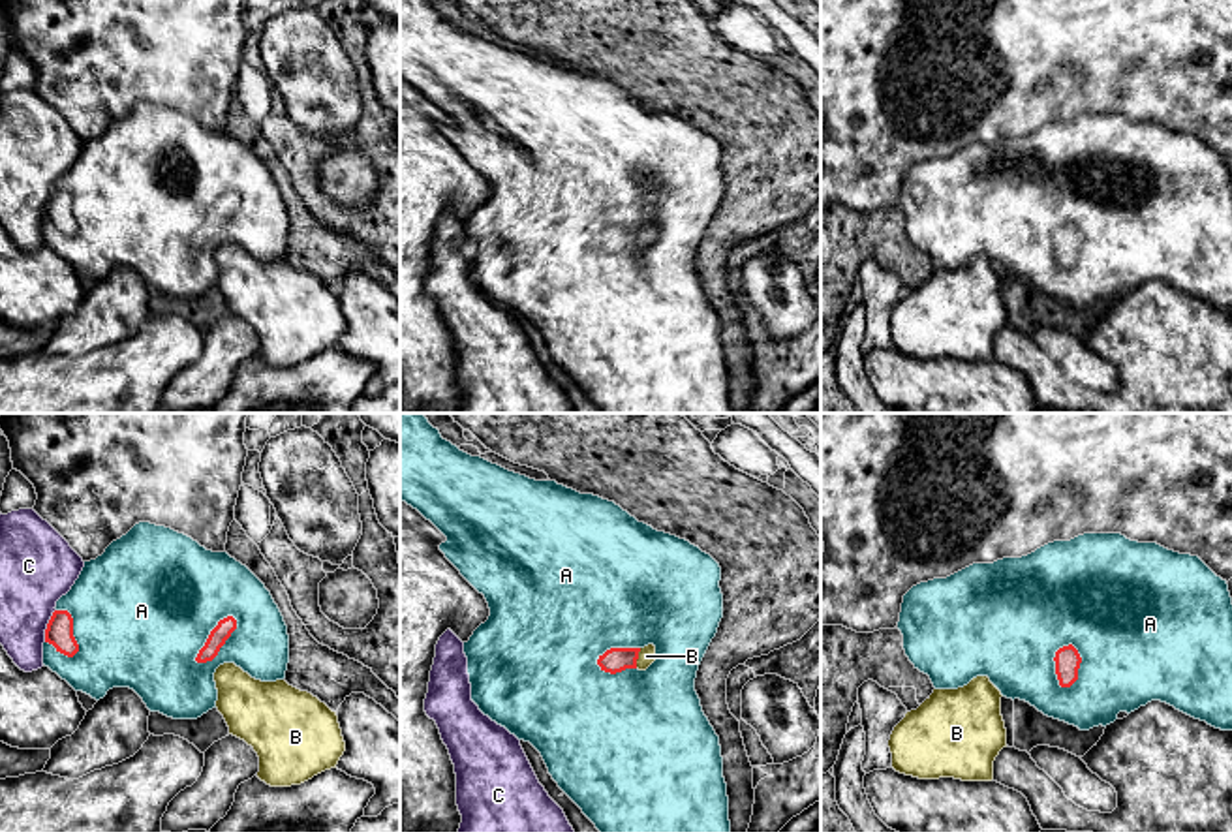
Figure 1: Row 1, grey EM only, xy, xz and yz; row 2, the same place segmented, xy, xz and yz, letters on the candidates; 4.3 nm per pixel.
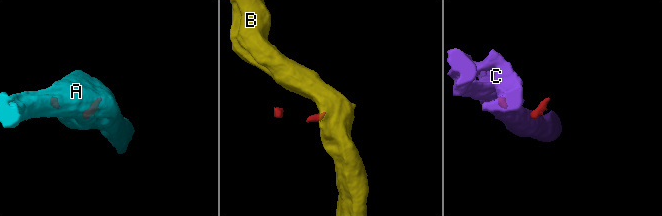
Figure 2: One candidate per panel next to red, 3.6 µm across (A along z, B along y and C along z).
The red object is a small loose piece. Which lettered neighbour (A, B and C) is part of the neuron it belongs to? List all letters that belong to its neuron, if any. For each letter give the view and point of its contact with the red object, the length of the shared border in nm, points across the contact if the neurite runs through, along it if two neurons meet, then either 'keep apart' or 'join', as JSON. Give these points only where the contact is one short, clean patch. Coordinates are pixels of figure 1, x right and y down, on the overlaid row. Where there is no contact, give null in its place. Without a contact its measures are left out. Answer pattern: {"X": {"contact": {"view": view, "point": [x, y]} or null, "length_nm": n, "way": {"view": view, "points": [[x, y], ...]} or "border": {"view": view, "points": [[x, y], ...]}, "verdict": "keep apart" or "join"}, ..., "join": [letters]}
{"A": {"contact": {"view": "xy", "point": [209, 637]}, "length_nm": 260, "verdict": "join"}, "B": {"contact": {"view": "xz", "point": [637, 658]}, "length_nm": 90, "border": {"view": "xz", "points": [[641, 648], [635, 667]]}, "verdict": "keep apart"}, "C": {"contact": {"view": "xy", "point": [47, 626]}, "length_nm": 150, "border": {"view": "xy", "points": [[55, 609], [44, 641]]}, "verdict": "keep apart"}, "join": ["A"]}

